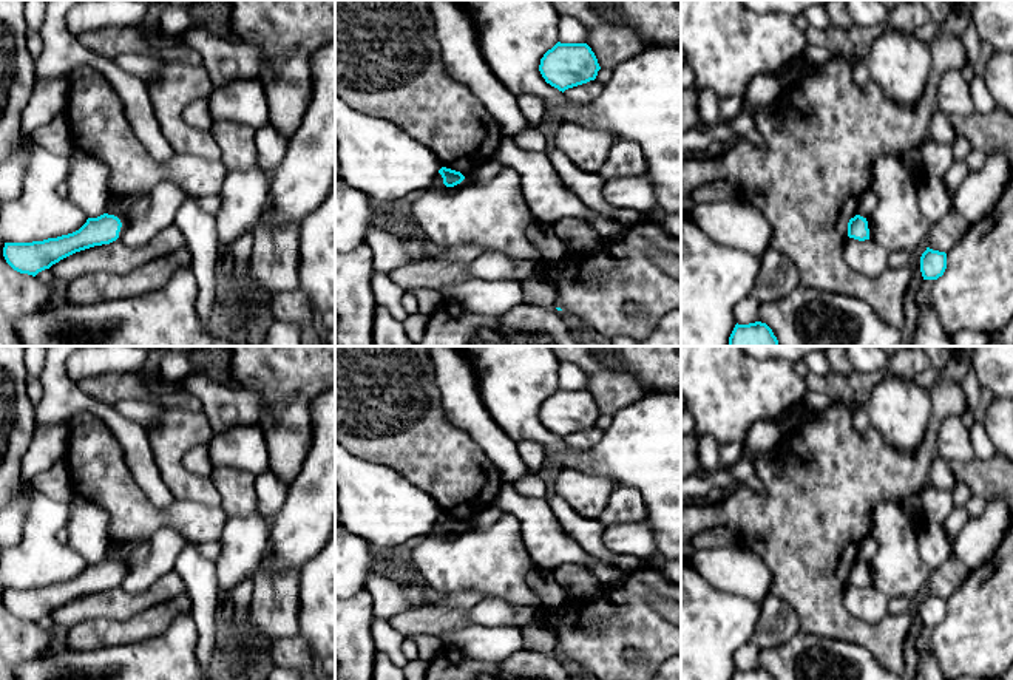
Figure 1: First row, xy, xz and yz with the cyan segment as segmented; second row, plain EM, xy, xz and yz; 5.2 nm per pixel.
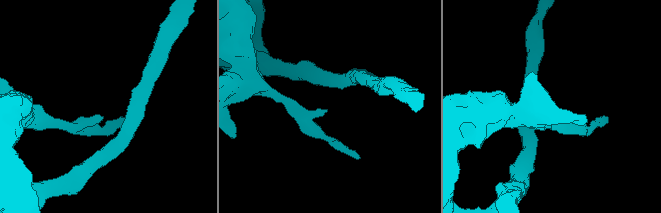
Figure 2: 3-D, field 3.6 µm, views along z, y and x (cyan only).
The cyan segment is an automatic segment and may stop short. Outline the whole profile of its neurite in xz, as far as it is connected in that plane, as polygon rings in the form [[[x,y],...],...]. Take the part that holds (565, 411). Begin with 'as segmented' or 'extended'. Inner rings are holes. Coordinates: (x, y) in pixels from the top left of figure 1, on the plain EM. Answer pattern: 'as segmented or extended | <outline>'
as segmented | [[[557,388],[544,400],[539,411],[545,428],[562,439],[595,427],[599,416],[598,405],[587,389]]]

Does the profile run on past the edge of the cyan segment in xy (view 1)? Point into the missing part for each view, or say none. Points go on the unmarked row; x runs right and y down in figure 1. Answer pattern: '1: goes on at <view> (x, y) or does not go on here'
1: does not go on here

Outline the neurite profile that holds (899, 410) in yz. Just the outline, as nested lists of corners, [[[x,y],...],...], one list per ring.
[[[889,376],[876,385],[866,403],[871,427],[896,451],[917,450],[927,436],[933,413],[930,393],[916,385],[914,379]]]

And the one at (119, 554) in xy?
[[[136,539],[122,544],[110,544],[105,553],[105,559],[114,561],[119,566],[127,564],[130,555],[137,550],[147,539]]]

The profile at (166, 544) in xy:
[[[161,527],[150,541],[150,555],[141,564],[120,566],[119,586],[130,593],[142,593],[162,575],[173,570],[187,539],[171,527]]]

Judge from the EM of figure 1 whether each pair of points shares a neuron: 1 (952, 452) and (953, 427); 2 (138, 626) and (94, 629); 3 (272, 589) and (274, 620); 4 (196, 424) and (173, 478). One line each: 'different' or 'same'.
1: same
2: same
3: same
4: same

